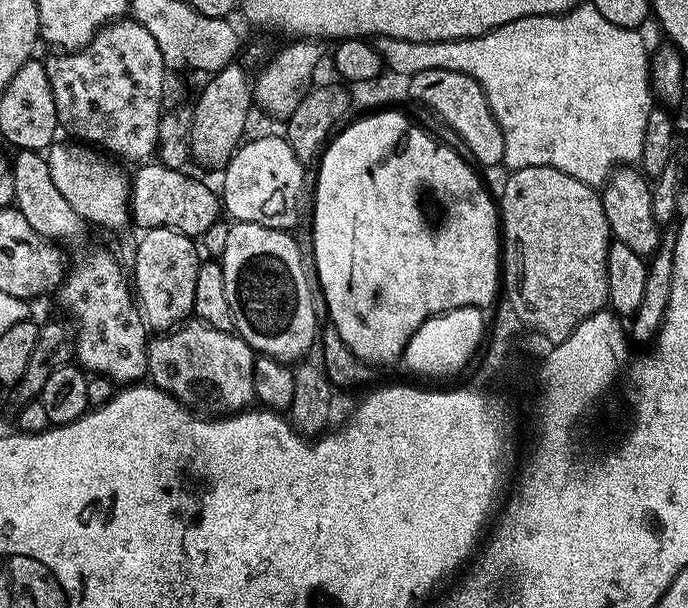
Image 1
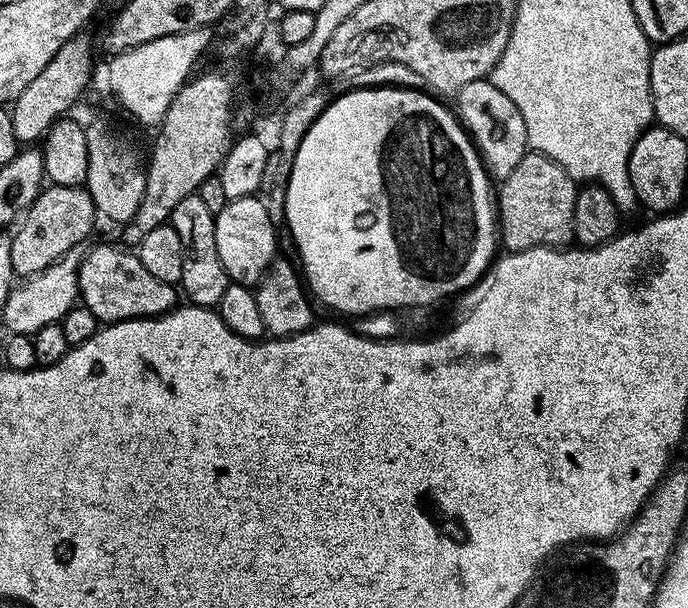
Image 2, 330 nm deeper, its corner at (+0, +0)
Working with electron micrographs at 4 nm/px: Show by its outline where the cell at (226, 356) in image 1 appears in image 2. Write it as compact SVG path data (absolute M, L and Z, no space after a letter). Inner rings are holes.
M100 244L93 252L89 251L80 263L80 300L83 307L88 308L101 325L143 320L145 316L162 316L177 307L177 289L166 282L158 282L158 278L142 266L135 251L119 247Z

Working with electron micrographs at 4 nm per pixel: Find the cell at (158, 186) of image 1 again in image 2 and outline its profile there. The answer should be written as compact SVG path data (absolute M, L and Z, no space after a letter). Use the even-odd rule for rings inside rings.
M52 184L36 195L36 201L23 213L11 233L10 257L15 275L27 278L46 270L62 254L72 248L79 248L92 232L98 220L97 208L84 186L58 186ZM24 219L24 221L22 221ZM21 223L21 224L20 224ZM20 224L20 225L19 225Z

